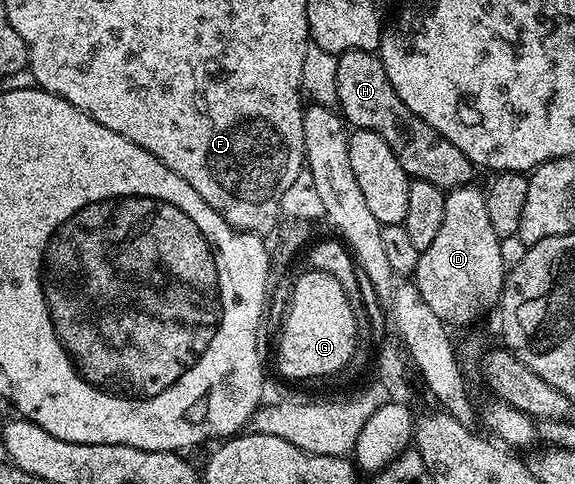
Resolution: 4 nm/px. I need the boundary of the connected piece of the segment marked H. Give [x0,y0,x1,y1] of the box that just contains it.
[336,50,476,190]

